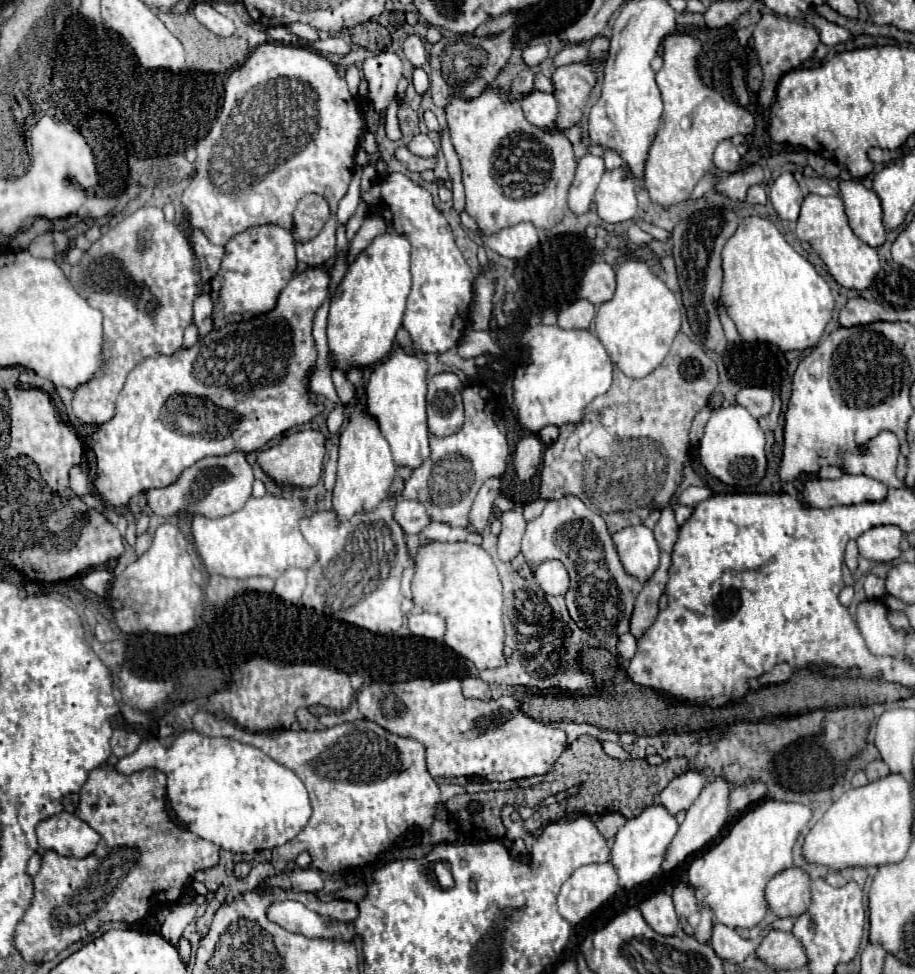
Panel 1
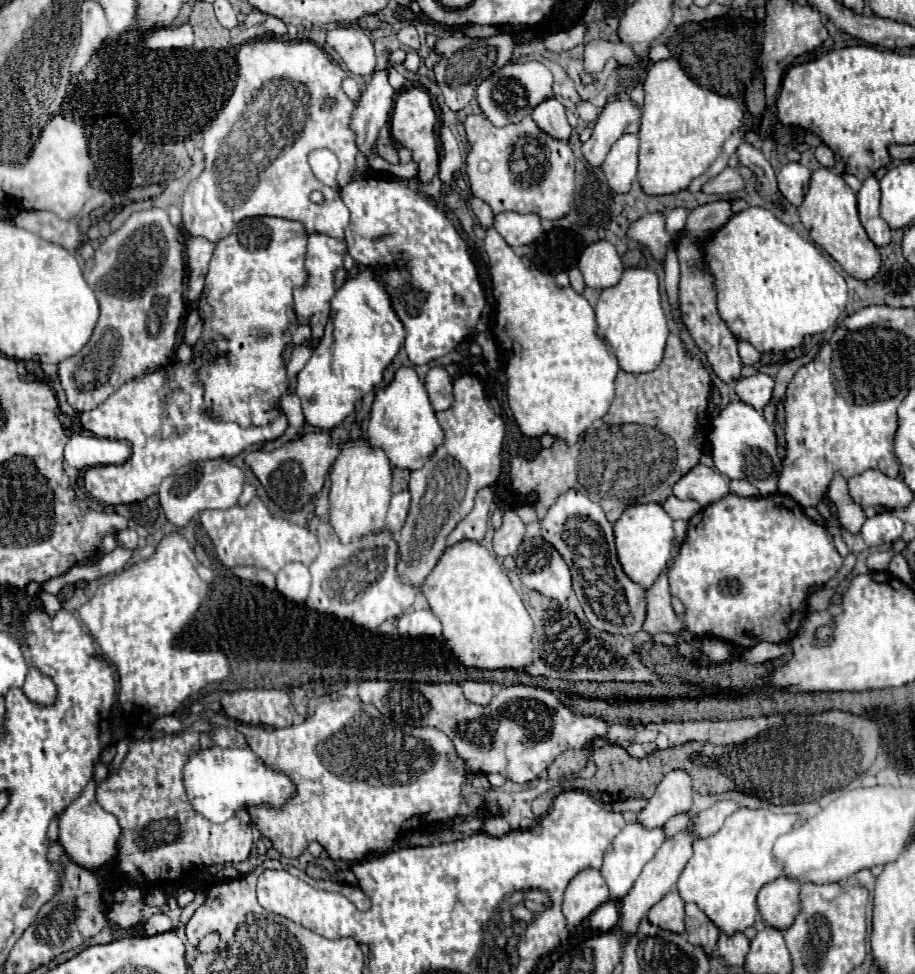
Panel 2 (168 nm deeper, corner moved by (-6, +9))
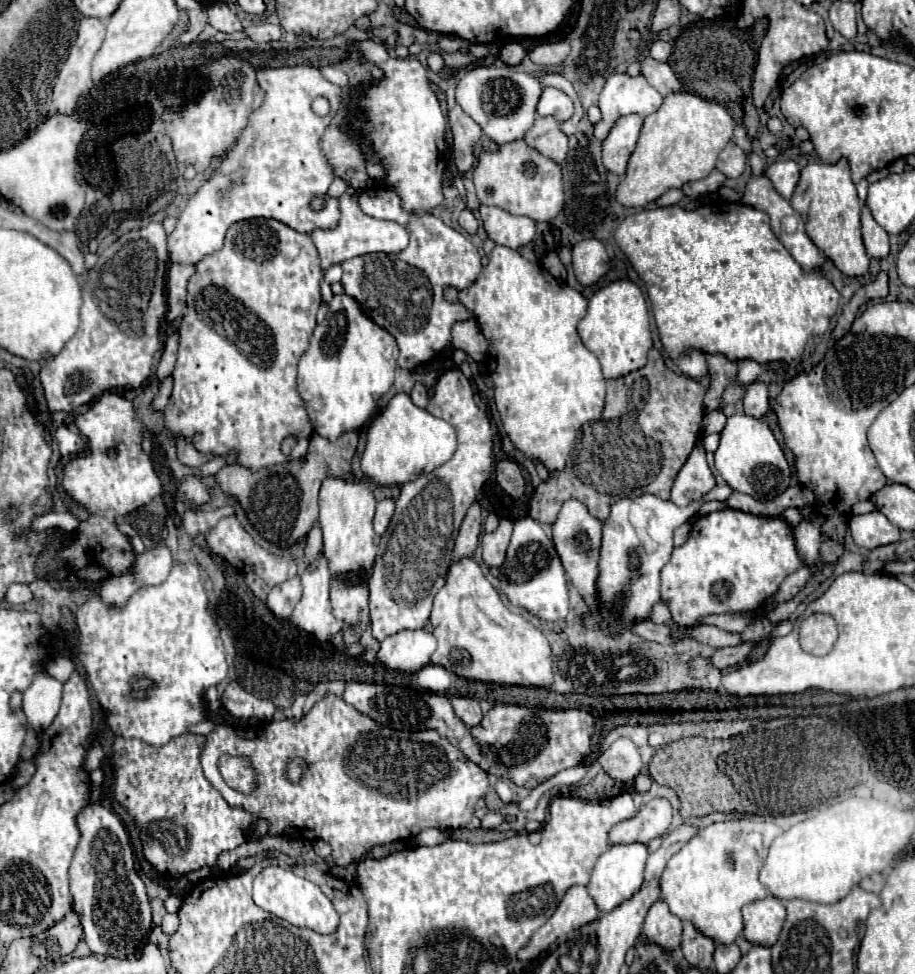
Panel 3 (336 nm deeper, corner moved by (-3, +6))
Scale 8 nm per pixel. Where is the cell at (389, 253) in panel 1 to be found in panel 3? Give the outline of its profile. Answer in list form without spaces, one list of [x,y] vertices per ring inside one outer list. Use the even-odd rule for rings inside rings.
[[[339,294],[333,296],[333,302],[329,304],[327,316],[319,328],[315,328],[315,334],[311,338],[311,348],[305,352],[305,358],[299,362],[299,378],[297,378],[297,392],[305,402],[305,410],[311,418],[313,430],[329,440],[339,438],[343,432],[357,430],[367,422],[371,416],[377,400],[391,388],[395,368],[397,368],[397,356],[399,348],[395,338],[375,324],[361,308],[361,304],[347,296]]]

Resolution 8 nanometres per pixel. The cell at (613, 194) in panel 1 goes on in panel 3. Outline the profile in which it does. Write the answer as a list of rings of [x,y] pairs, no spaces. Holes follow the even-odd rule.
[[[637,114],[617,120],[617,126],[603,142],[603,164],[611,174],[625,174],[627,162],[635,150],[643,120]]]

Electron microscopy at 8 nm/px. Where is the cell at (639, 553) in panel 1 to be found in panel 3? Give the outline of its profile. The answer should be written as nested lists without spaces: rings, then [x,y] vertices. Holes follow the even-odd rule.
[[[645,494],[639,498],[623,498],[611,506],[609,518],[603,522],[601,558],[599,558],[599,596],[605,602],[605,610],[585,618],[585,626],[595,628],[605,624],[617,632],[623,632],[629,622],[647,618],[653,604],[659,600],[659,572],[669,562],[673,550],[673,530],[685,524],[699,504],[687,508],[675,506],[671,500]]]

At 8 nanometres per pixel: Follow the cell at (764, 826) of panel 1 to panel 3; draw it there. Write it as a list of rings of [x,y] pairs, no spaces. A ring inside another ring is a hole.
[[[747,816],[705,826],[665,866],[661,892],[669,910],[681,920],[691,920],[717,944],[733,944],[743,932],[741,908],[769,896],[769,890],[759,882],[759,872],[773,838],[781,832],[771,822],[753,822]]]

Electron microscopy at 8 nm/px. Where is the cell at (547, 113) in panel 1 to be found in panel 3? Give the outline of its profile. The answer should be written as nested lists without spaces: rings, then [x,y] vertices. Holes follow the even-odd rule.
[[[553,116],[537,118],[531,130],[525,134],[525,142],[541,150],[541,154],[545,154],[547,158],[553,158],[557,164],[563,164],[567,156],[569,138],[563,134],[561,122],[555,120]]]

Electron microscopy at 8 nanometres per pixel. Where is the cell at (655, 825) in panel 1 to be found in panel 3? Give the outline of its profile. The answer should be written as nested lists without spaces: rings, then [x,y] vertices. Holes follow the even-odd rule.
[[[641,842],[613,844],[607,852],[603,852],[599,856],[587,888],[589,888],[589,894],[593,894],[593,900],[597,902],[601,912],[611,912],[615,906],[619,906],[623,900],[631,898],[639,890],[639,886],[643,882],[647,856],[649,856],[649,848],[647,848],[647,844],[641,844]]]

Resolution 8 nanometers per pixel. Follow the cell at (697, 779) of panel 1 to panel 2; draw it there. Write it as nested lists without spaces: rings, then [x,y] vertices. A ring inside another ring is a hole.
[[[686,771],[668,773],[658,785],[656,793],[648,799],[648,805],[638,813],[636,823],[648,829],[662,827],[670,817],[690,809],[692,793],[690,775]]]

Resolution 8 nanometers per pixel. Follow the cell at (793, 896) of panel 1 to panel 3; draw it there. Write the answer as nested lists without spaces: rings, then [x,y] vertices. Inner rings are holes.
[[[767,896],[757,902],[749,902],[743,906],[743,920],[745,920],[745,938],[753,944],[773,946],[777,942],[783,924],[787,918],[785,902],[777,896]]]

